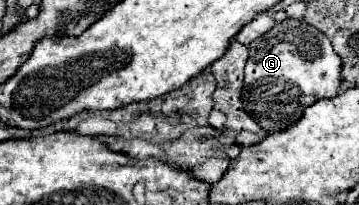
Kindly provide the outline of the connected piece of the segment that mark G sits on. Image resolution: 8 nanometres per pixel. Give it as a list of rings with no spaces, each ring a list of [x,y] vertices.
[[[284,20],[268,30],[258,42],[250,44],[242,88],[244,110],[268,134],[286,130],[298,122],[304,110],[318,98],[336,96],[340,90],[340,56],[332,50],[330,40],[306,20]]]

